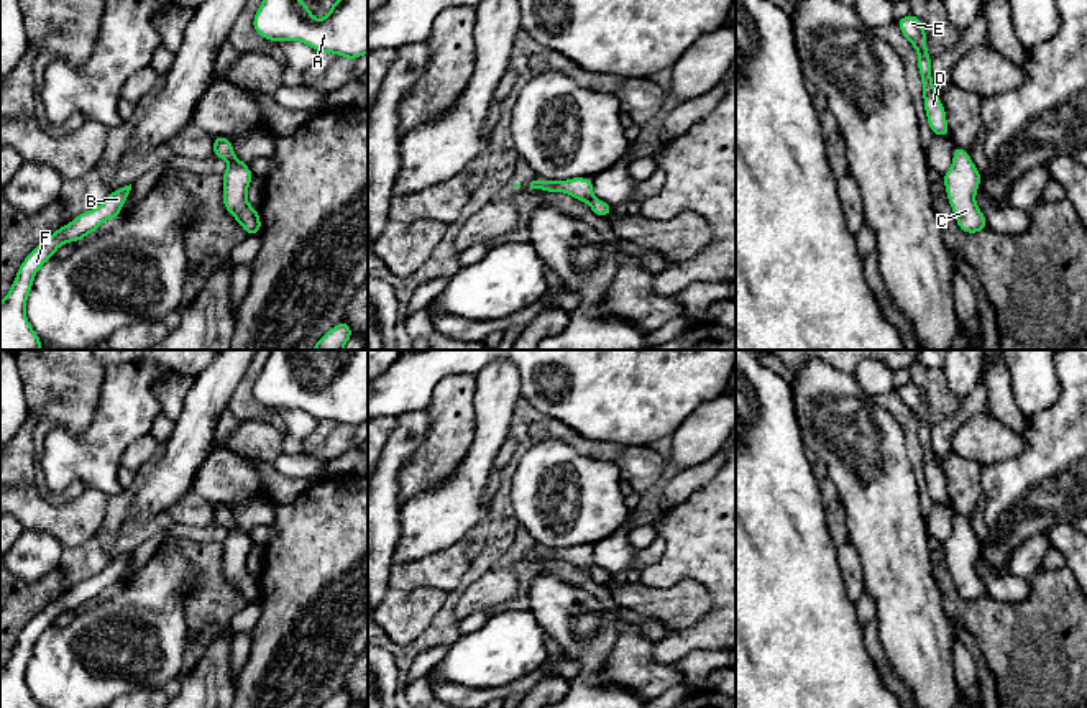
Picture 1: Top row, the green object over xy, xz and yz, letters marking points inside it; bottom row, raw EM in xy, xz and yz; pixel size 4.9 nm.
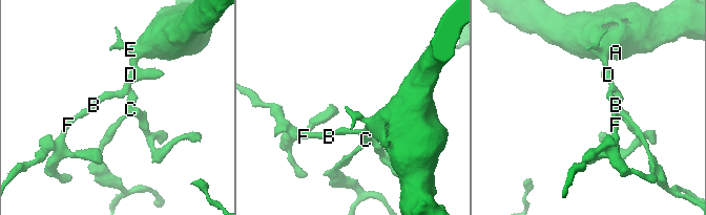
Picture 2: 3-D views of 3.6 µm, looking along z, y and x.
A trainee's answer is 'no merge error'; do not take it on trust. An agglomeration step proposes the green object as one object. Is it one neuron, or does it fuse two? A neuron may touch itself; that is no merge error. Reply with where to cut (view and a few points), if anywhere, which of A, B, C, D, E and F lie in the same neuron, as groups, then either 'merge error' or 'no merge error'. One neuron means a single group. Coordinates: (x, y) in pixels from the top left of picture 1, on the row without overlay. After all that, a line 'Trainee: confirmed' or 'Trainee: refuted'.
no cut; A B C D E F; no merge error
Trainee: confirmed

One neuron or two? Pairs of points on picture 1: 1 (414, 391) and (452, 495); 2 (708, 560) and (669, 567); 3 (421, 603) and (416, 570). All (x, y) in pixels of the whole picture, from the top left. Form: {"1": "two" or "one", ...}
{"1": "two", "2": "one", "3": "two"}

